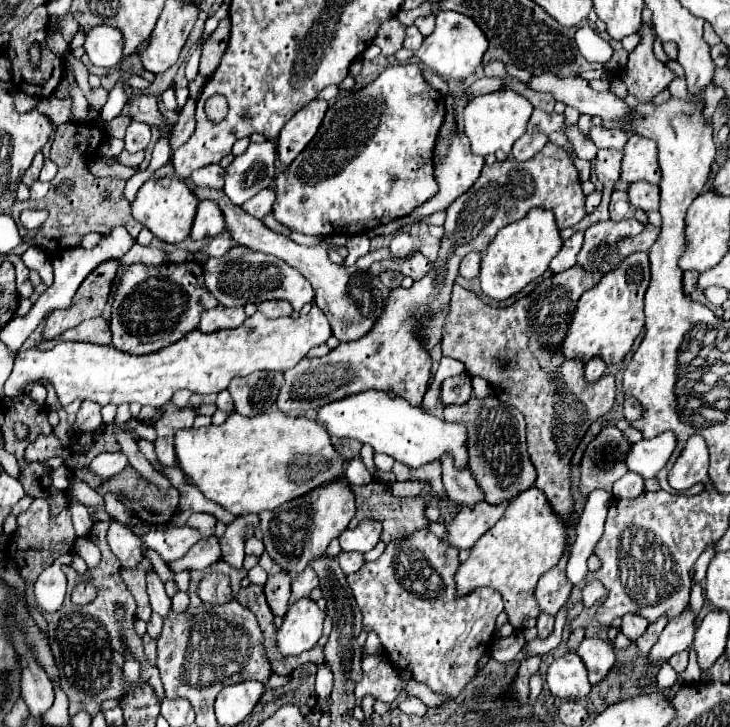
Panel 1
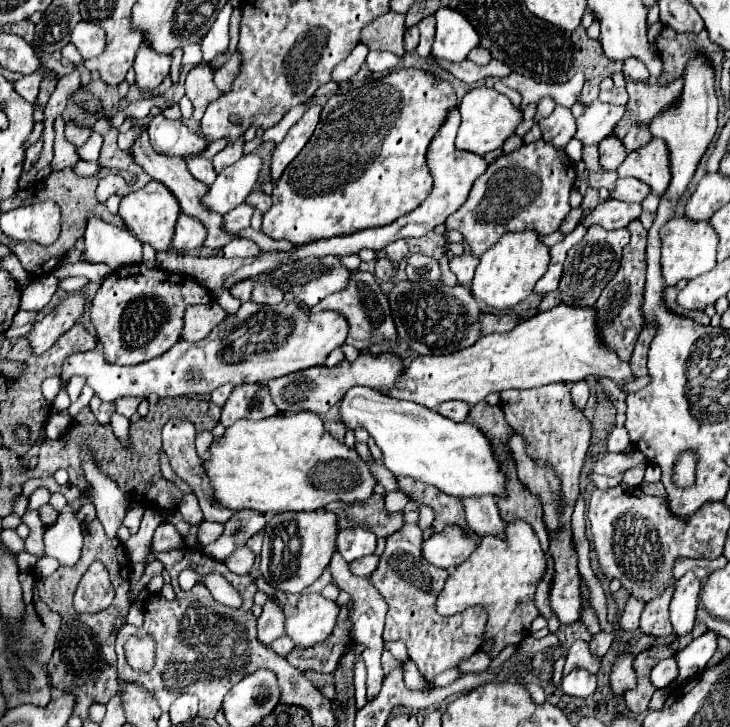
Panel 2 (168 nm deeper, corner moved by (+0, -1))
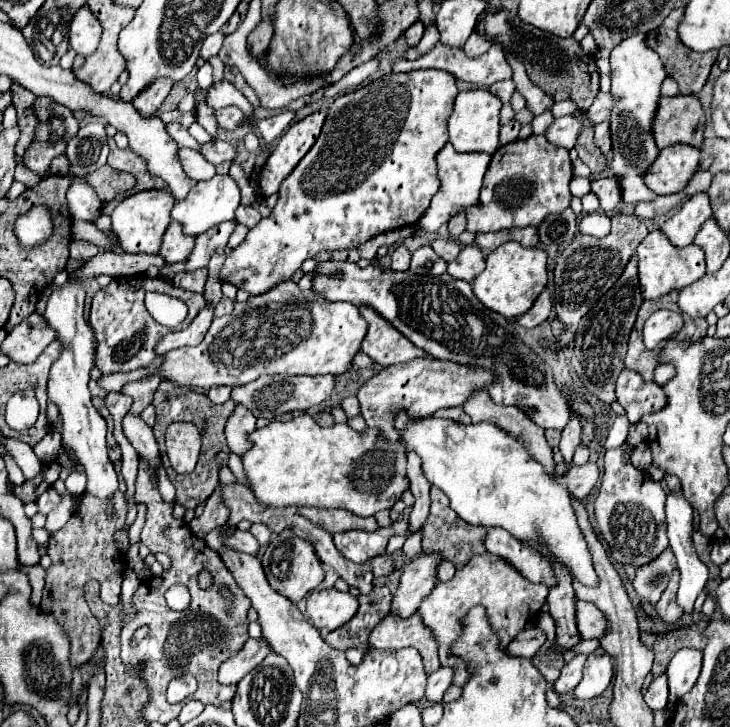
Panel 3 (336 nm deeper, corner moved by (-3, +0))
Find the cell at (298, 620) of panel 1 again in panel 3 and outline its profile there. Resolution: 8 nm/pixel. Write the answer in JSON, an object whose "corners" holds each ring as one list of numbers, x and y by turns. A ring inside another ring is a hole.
{"corners":[[338,589,312,591,306,605,308,621,320,631,334,631,348,623,358,611,358,599]]}

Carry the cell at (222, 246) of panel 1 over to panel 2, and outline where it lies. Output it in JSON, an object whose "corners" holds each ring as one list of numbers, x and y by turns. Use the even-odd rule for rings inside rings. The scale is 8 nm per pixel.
{"corners":[[245,238,231,240,229,244,223,246,223,256,225,256,225,258,235,258,235,256,257,256,259,252,261,252,261,248,259,248,253,240,245,240]]}

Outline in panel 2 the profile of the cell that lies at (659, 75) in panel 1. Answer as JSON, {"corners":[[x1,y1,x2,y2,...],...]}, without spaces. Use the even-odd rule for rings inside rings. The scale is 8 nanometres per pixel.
{"corners":[[681,78,667,84,627,80,627,114,613,130,613,136,617,136,629,152,647,144,651,140,647,130,649,120,681,94,681,84]]}

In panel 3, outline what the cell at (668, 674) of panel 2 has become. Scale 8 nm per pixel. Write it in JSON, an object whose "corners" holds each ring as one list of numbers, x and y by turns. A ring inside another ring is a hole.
{"corners":[[666,675,652,681,648,691,644,693,644,701,652,711,666,709,668,705,668,677]]}

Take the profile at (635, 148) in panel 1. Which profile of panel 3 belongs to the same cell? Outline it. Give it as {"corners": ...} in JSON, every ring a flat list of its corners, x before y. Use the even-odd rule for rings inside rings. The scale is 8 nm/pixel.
{"corners":[[676,143,660,151,652,171,644,175,644,181,656,195,670,195,682,191,694,177,700,165,700,149]]}

